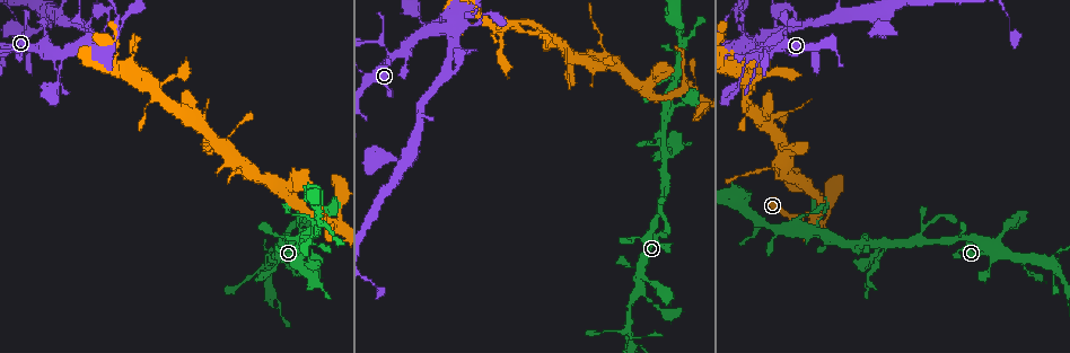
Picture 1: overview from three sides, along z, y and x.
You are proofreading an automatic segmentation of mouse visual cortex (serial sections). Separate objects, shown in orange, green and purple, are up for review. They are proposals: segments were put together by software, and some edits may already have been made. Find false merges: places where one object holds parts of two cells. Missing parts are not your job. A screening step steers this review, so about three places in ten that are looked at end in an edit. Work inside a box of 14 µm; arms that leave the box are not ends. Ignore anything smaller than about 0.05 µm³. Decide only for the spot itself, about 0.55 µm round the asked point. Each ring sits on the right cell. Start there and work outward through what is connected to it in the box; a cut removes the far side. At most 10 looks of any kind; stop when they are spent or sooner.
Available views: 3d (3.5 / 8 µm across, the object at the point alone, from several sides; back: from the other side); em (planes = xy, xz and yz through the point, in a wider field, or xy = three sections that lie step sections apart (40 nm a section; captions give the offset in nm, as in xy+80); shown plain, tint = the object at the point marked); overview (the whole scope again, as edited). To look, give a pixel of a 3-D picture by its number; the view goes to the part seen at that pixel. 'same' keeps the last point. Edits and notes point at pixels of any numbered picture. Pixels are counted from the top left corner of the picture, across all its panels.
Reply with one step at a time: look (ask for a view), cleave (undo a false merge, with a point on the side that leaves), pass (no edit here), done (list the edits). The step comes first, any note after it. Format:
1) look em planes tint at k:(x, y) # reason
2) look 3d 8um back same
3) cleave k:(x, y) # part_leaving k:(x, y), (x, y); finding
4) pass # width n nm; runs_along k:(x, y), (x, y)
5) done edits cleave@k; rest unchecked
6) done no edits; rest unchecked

look em xy step 5 tint at 1:(684, 86)

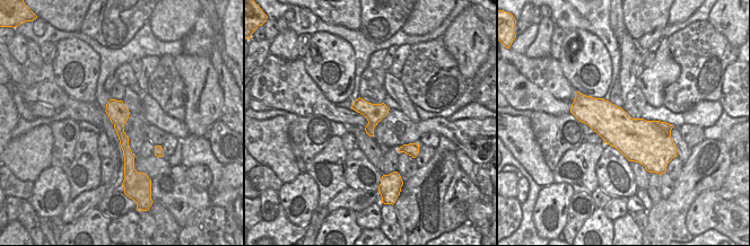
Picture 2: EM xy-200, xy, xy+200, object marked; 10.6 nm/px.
look 3d 3.5um same

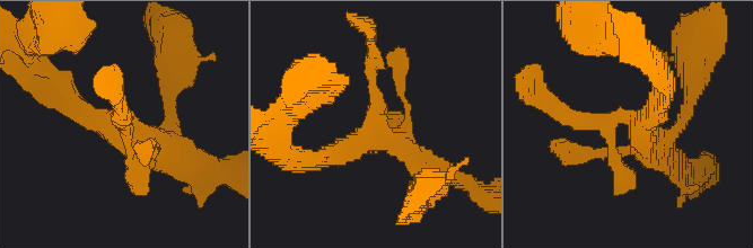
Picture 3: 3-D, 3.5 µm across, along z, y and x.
pass # runs_along 2:(112, 102), (119, 114), (128, 164); all the same cell

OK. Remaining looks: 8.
look 3d 3.5um at 1:(1049, 263) # sharp bend

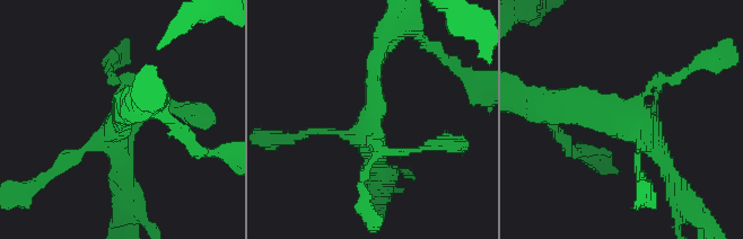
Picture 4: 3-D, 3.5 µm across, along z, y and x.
look em xy step 1 tint at 4:(112, 123) # arms 4; arm_widths 150, 150, 250, 250 nm; now the EM

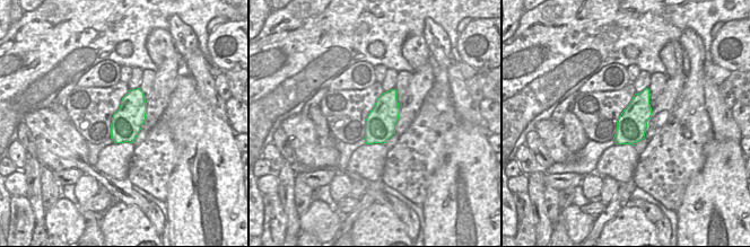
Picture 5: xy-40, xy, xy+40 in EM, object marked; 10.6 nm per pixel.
pass # width 340 nm; runs_along 4:(559, 109), (629, 123), (675, 182); one cell here

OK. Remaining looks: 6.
look 3d 3.5um at 1:(663, 155) # two arms at a narrow angle

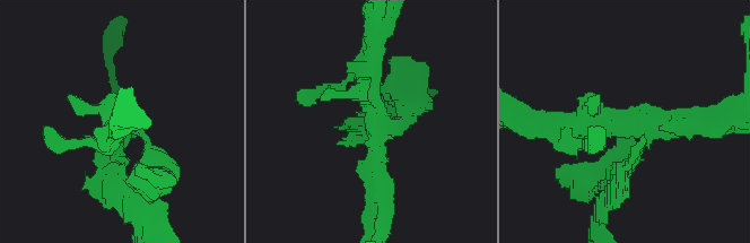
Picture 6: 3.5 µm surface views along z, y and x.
look em xy step 3 tint at 6:(374, 131)

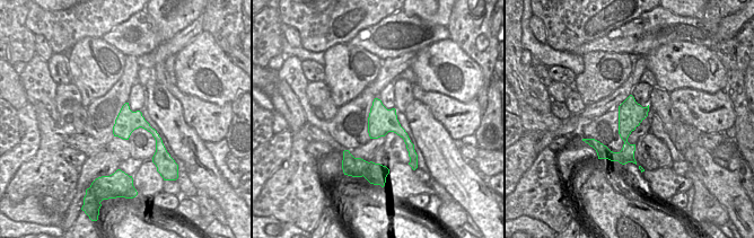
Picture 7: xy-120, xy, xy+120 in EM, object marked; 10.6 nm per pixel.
cleave 6:(601, 217) # a second cell is stuck on

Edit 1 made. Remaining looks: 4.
look overview

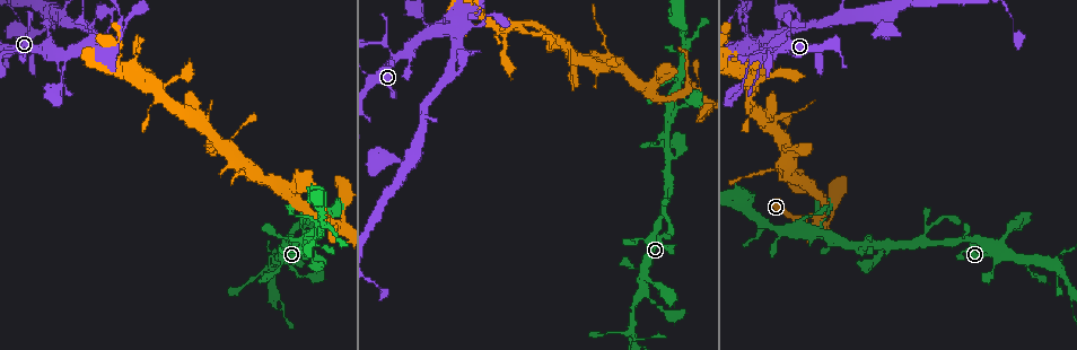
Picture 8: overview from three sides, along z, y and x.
look 3d 3.5um at 8:(745, 41) # thin arm on a thick one

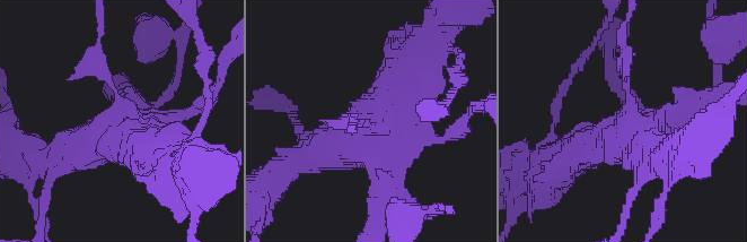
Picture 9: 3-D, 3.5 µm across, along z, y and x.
look em xy step 2 tint at 9:(387, 130)

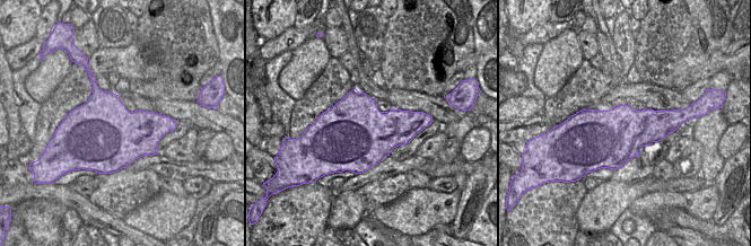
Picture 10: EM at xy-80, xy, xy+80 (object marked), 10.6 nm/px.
pass # runs_along 9:(42, 157), (122, 134), (132, 105); one cell here

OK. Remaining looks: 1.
done edits cleave@6; rest unchecked

